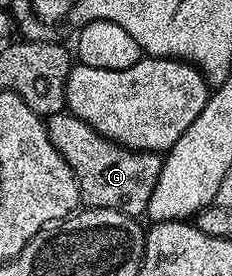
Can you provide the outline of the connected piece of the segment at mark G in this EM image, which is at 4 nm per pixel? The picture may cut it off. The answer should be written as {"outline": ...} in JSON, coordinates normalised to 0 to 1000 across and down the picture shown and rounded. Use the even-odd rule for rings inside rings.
{"outline":[[[284,399],[237,417],[198,420],[203,493],[228,511],[228,540],[280,569],[297,612],[315,612],[315,641],[332,641],[341,717],[362,754],[414,750],[418,757],[487,757],[543,779],[612,783],[642,743],[642,714],[659,714],[659,685],[703,609],[703,562],[681,547],[578,547],[526,533],[513,518],[461,504],[418,482],[371,438],[336,431]]]}

